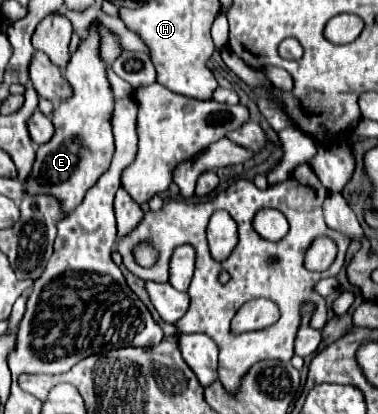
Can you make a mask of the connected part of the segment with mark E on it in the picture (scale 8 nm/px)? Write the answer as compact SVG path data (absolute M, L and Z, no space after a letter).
M93 20L87 36L81 40L79 48L71 56L67 64L65 78L73 88L73 98L61 102L53 110L53 124L55 124L55 134L53 138L39 146L37 150L37 160L33 164L33 172L29 180L25 182L27 194L49 194L53 192L55 198L61 200L63 212L75 210L81 202L83 196L103 172L107 172L113 156L113 134L111 134L111 108L113 108L113 92L111 84L107 78L107 64L99 56L99 46L101 46L101 34L97 30L99 20Z

